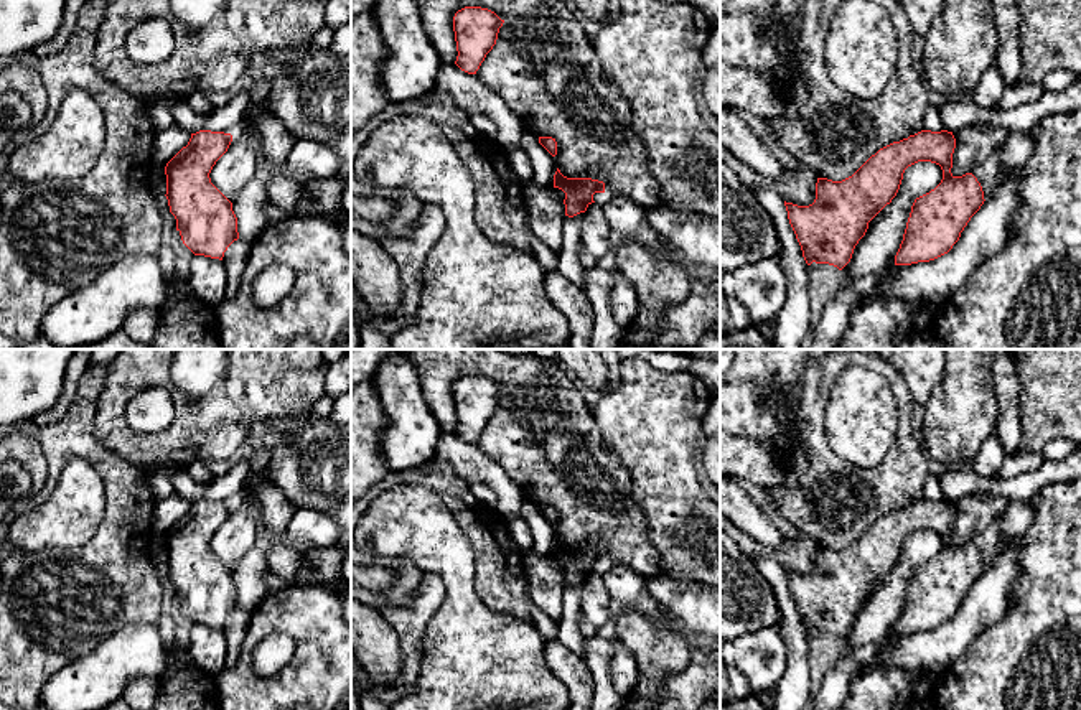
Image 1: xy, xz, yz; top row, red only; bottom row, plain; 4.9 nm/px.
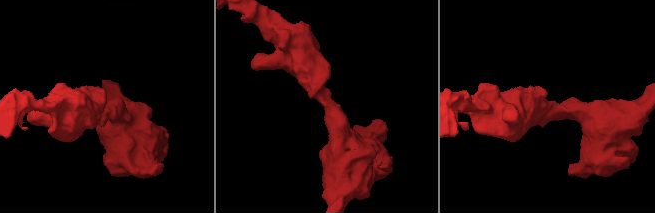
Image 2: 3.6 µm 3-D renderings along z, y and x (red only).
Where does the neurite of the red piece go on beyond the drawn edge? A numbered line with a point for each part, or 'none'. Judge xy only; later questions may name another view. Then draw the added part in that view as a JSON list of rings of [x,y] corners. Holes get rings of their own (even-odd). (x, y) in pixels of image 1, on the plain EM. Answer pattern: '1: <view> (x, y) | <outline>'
none

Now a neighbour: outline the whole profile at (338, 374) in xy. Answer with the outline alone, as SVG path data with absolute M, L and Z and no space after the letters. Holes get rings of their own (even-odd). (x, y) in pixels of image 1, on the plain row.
M341 359L328 364L325 379L325 394L335 400L351 390L351 359Z

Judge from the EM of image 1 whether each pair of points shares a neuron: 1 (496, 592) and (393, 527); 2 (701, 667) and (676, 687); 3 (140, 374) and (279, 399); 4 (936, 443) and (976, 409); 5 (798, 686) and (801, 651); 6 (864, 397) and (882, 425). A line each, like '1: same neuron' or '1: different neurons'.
1: different neurons
2: same neuron
3: same neuron
4: same neuron
5: same neuron
6: same neuron

